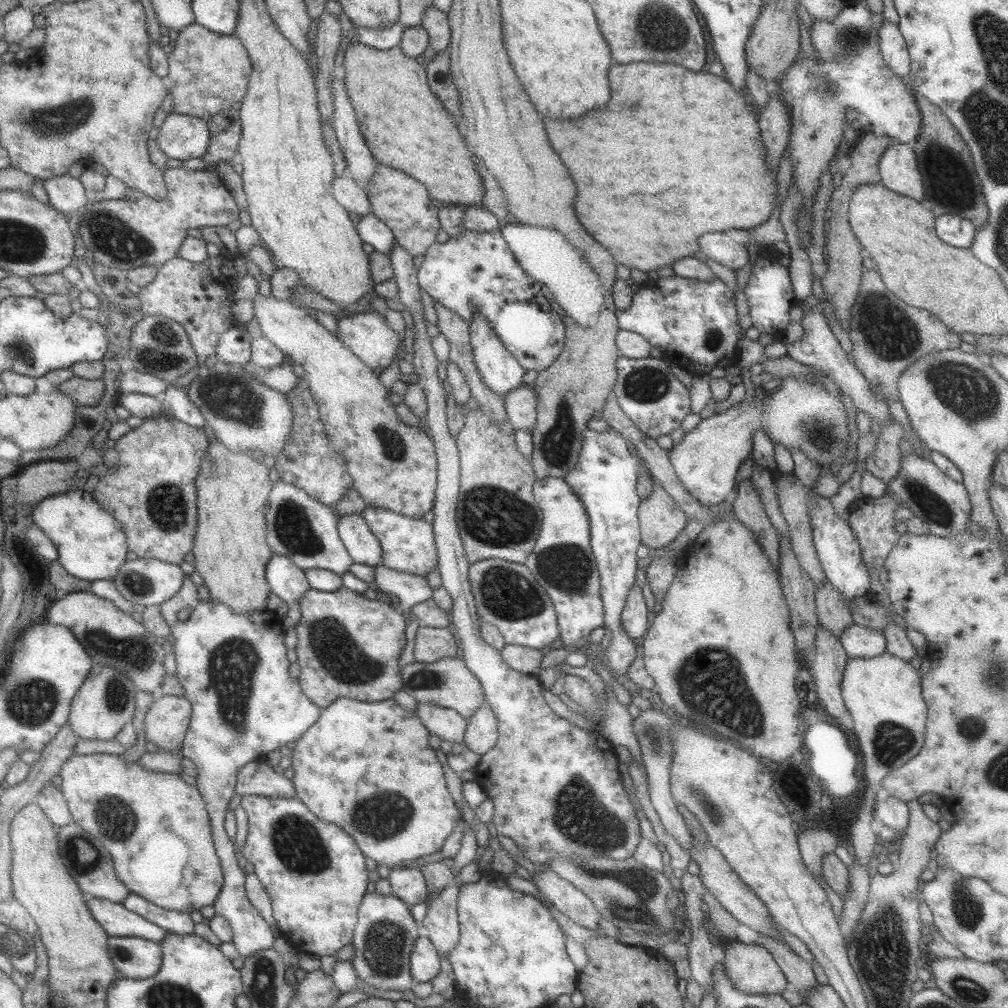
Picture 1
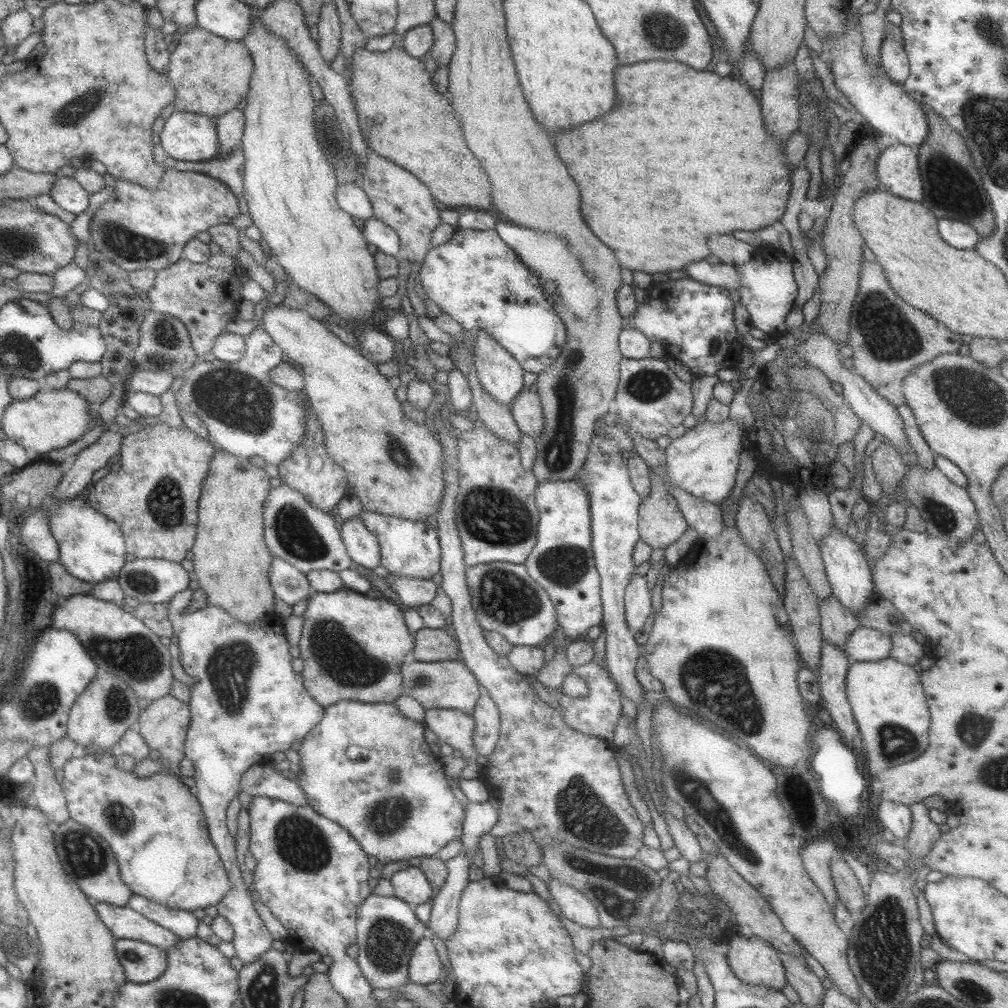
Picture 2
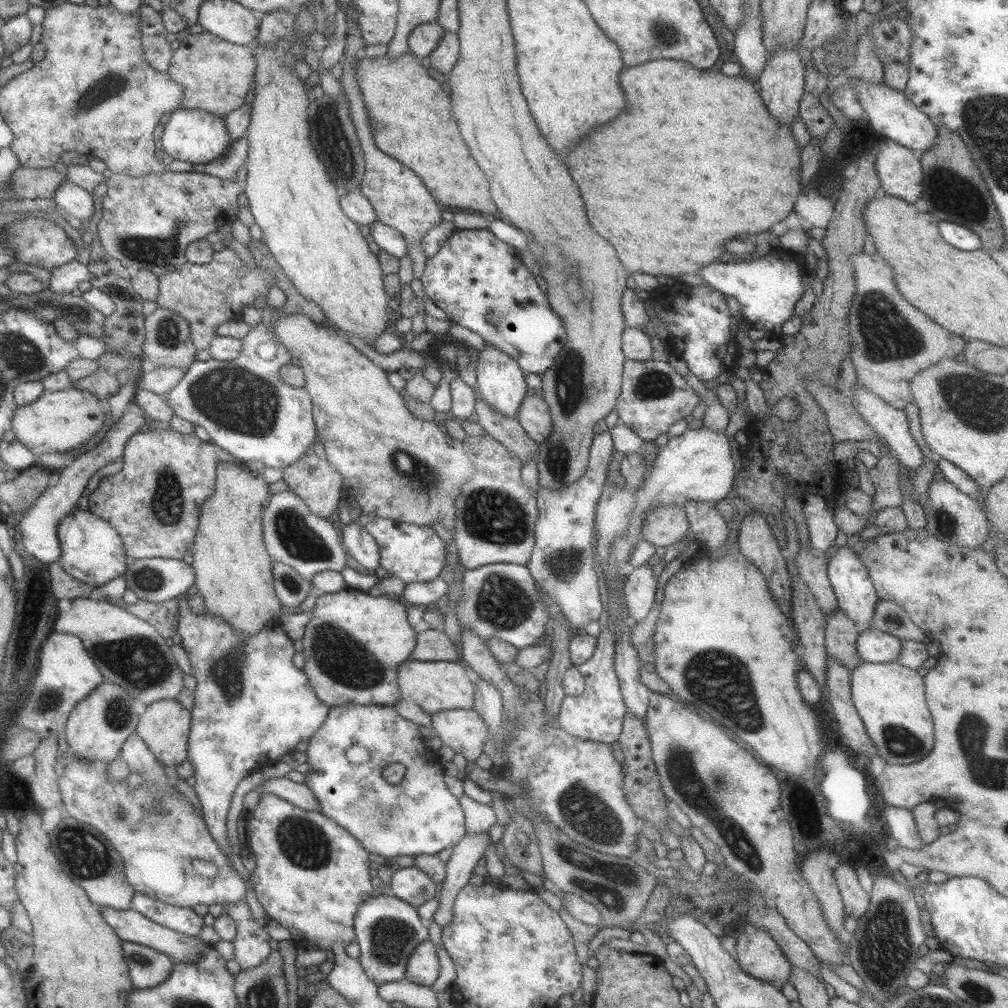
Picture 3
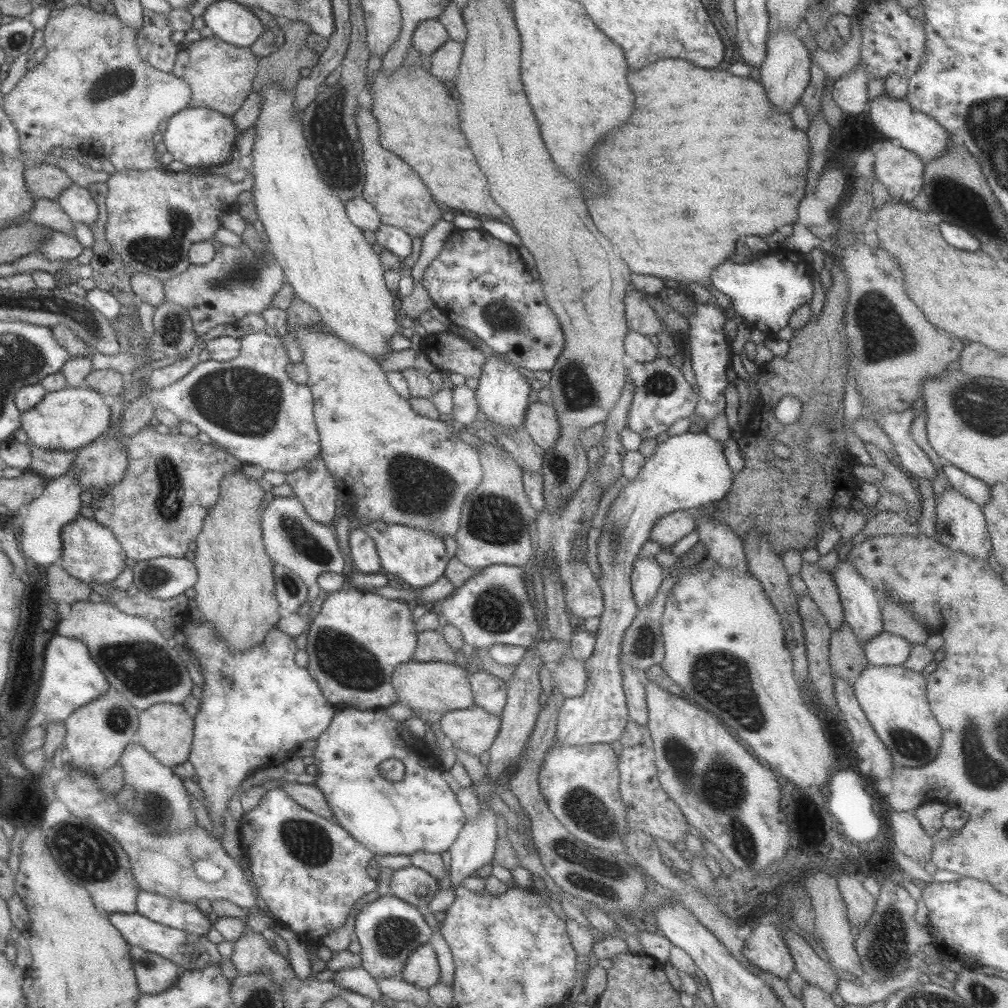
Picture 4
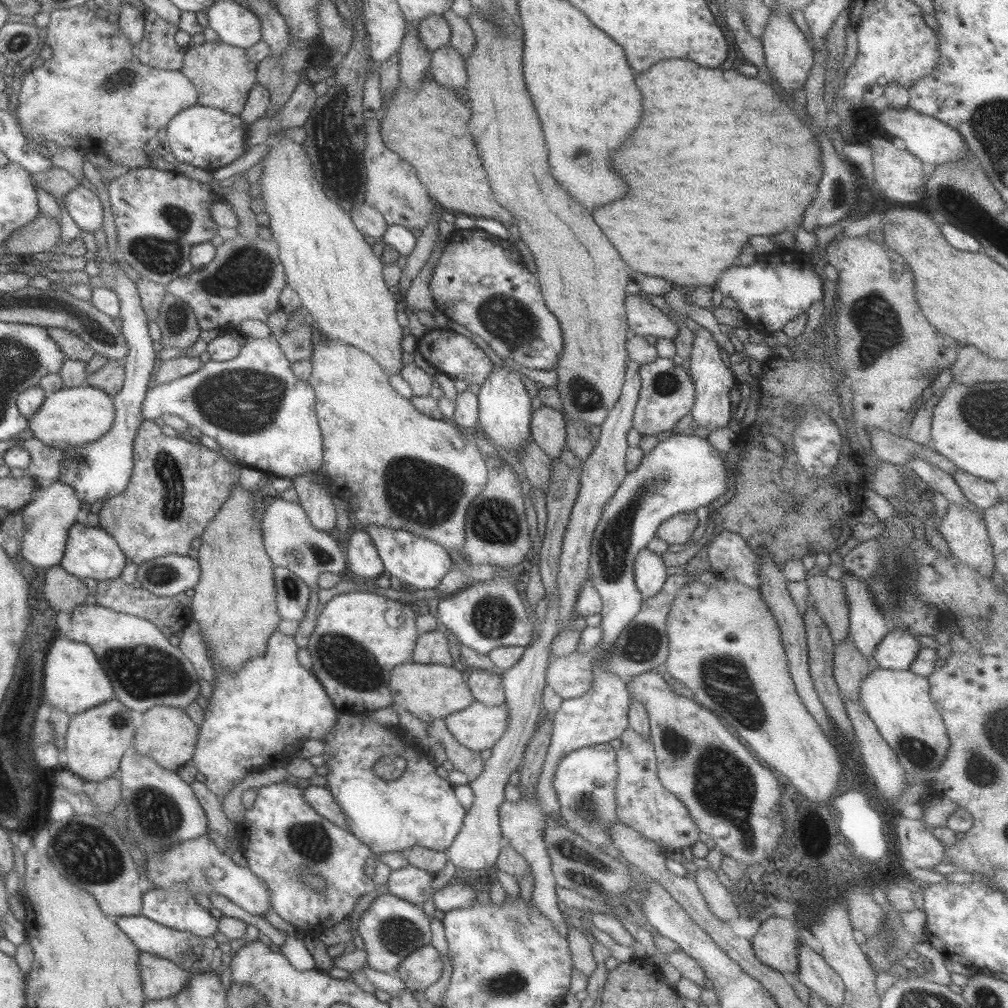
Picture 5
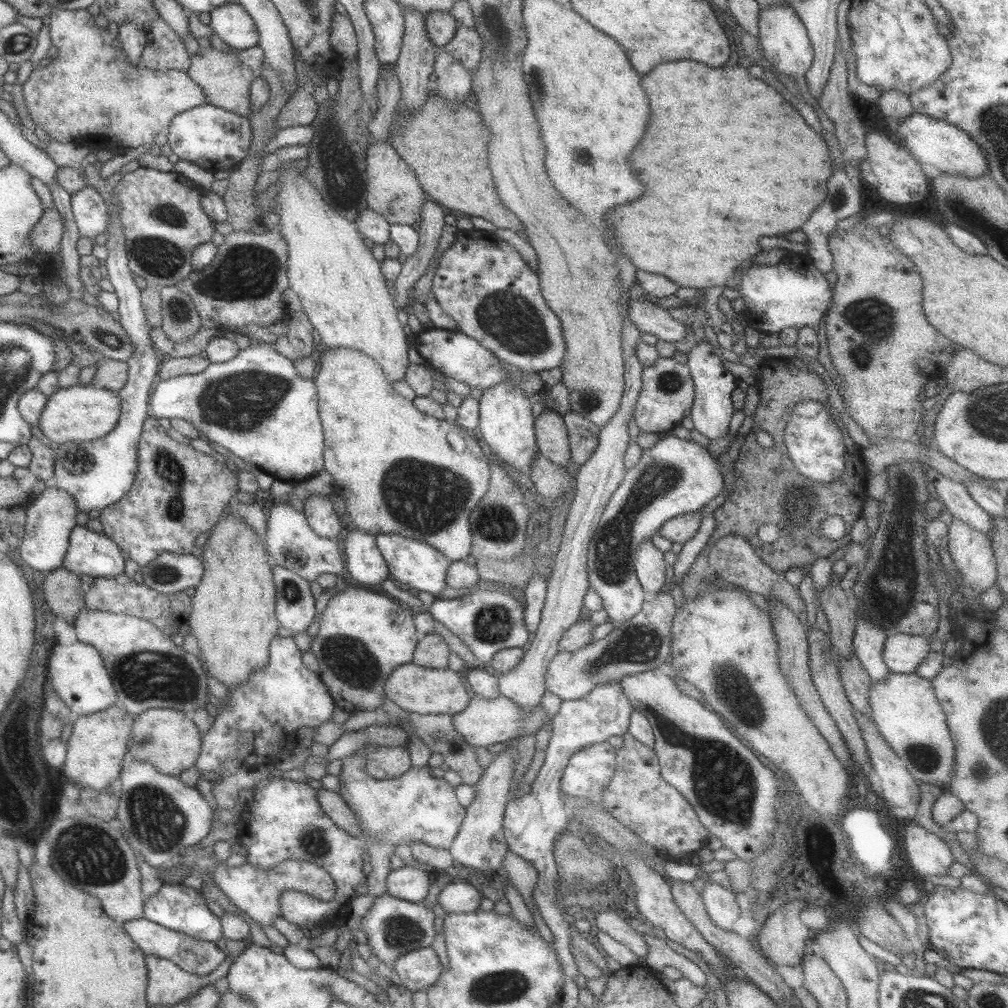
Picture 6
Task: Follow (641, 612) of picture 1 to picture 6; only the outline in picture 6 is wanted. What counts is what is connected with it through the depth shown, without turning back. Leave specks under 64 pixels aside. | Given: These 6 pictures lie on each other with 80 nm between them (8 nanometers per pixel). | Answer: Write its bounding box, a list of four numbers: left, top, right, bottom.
[635,538,666,593]

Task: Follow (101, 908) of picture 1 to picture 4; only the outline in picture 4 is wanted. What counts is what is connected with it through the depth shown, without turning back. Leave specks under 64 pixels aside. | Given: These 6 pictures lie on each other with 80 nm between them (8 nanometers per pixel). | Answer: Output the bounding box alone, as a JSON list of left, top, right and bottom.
[107,913,224,970]

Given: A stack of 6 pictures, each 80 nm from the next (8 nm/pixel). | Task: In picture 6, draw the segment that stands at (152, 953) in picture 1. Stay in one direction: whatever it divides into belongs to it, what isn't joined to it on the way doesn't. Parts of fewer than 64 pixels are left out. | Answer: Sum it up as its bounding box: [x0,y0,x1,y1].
[145,955,233,1006]

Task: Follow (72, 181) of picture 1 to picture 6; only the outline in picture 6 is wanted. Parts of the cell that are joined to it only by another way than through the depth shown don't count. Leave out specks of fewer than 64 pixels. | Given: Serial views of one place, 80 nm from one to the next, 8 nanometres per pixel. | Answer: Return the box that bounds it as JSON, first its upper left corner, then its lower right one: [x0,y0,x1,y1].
[71,184,107,238]

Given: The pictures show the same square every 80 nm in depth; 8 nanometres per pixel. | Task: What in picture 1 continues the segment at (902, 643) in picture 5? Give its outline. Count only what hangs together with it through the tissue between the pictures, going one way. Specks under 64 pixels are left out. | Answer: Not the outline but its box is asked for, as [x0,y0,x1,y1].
[839,623,886,658]

